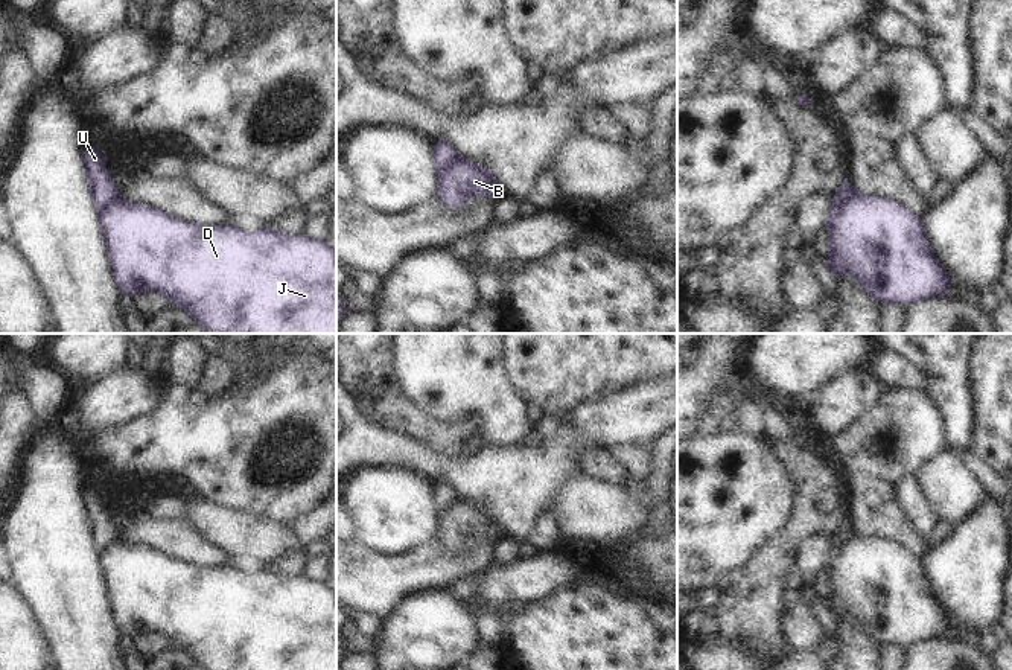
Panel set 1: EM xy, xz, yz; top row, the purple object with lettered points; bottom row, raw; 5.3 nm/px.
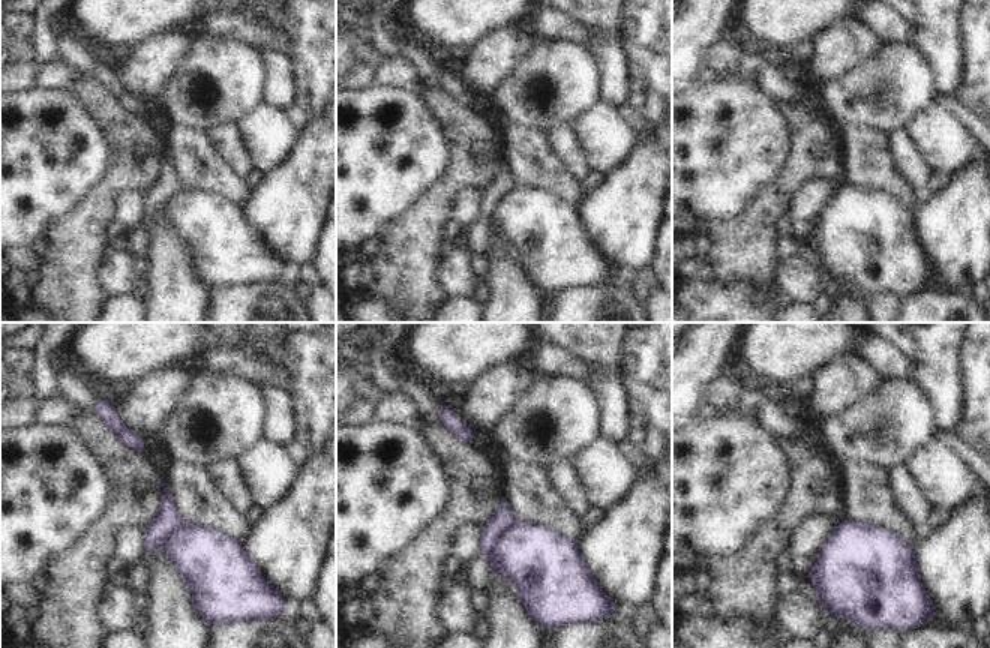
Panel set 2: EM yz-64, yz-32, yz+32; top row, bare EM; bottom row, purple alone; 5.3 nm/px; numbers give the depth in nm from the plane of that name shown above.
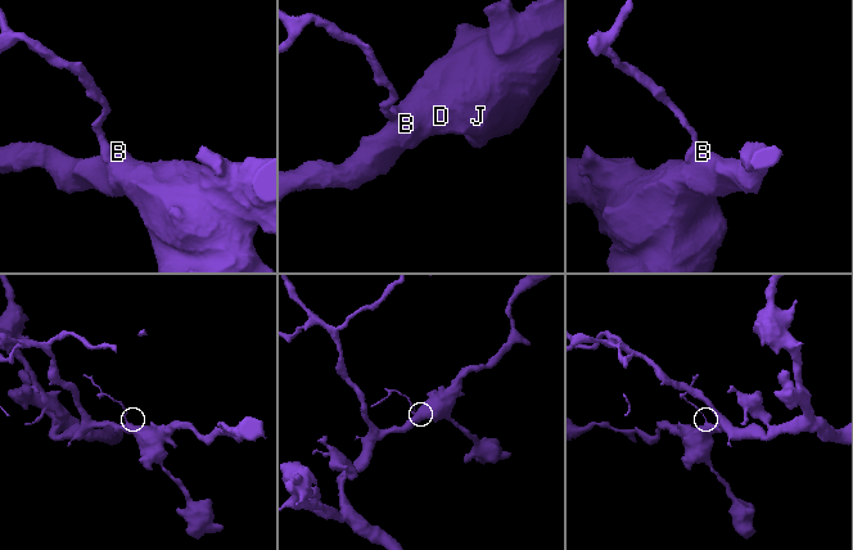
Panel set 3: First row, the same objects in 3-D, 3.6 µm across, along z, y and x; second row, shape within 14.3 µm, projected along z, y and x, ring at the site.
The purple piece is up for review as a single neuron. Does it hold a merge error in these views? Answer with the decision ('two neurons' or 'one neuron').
two neurons

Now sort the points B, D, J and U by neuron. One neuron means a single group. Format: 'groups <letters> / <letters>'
groups B D J / U

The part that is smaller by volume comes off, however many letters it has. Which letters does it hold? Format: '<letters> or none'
U

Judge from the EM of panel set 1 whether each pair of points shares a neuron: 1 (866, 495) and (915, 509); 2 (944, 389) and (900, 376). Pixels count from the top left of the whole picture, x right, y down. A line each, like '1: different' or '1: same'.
1: different
2: different

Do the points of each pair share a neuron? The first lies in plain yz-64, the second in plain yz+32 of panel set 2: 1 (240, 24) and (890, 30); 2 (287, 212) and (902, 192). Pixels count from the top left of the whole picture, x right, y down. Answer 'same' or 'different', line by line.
1: same
2: different

